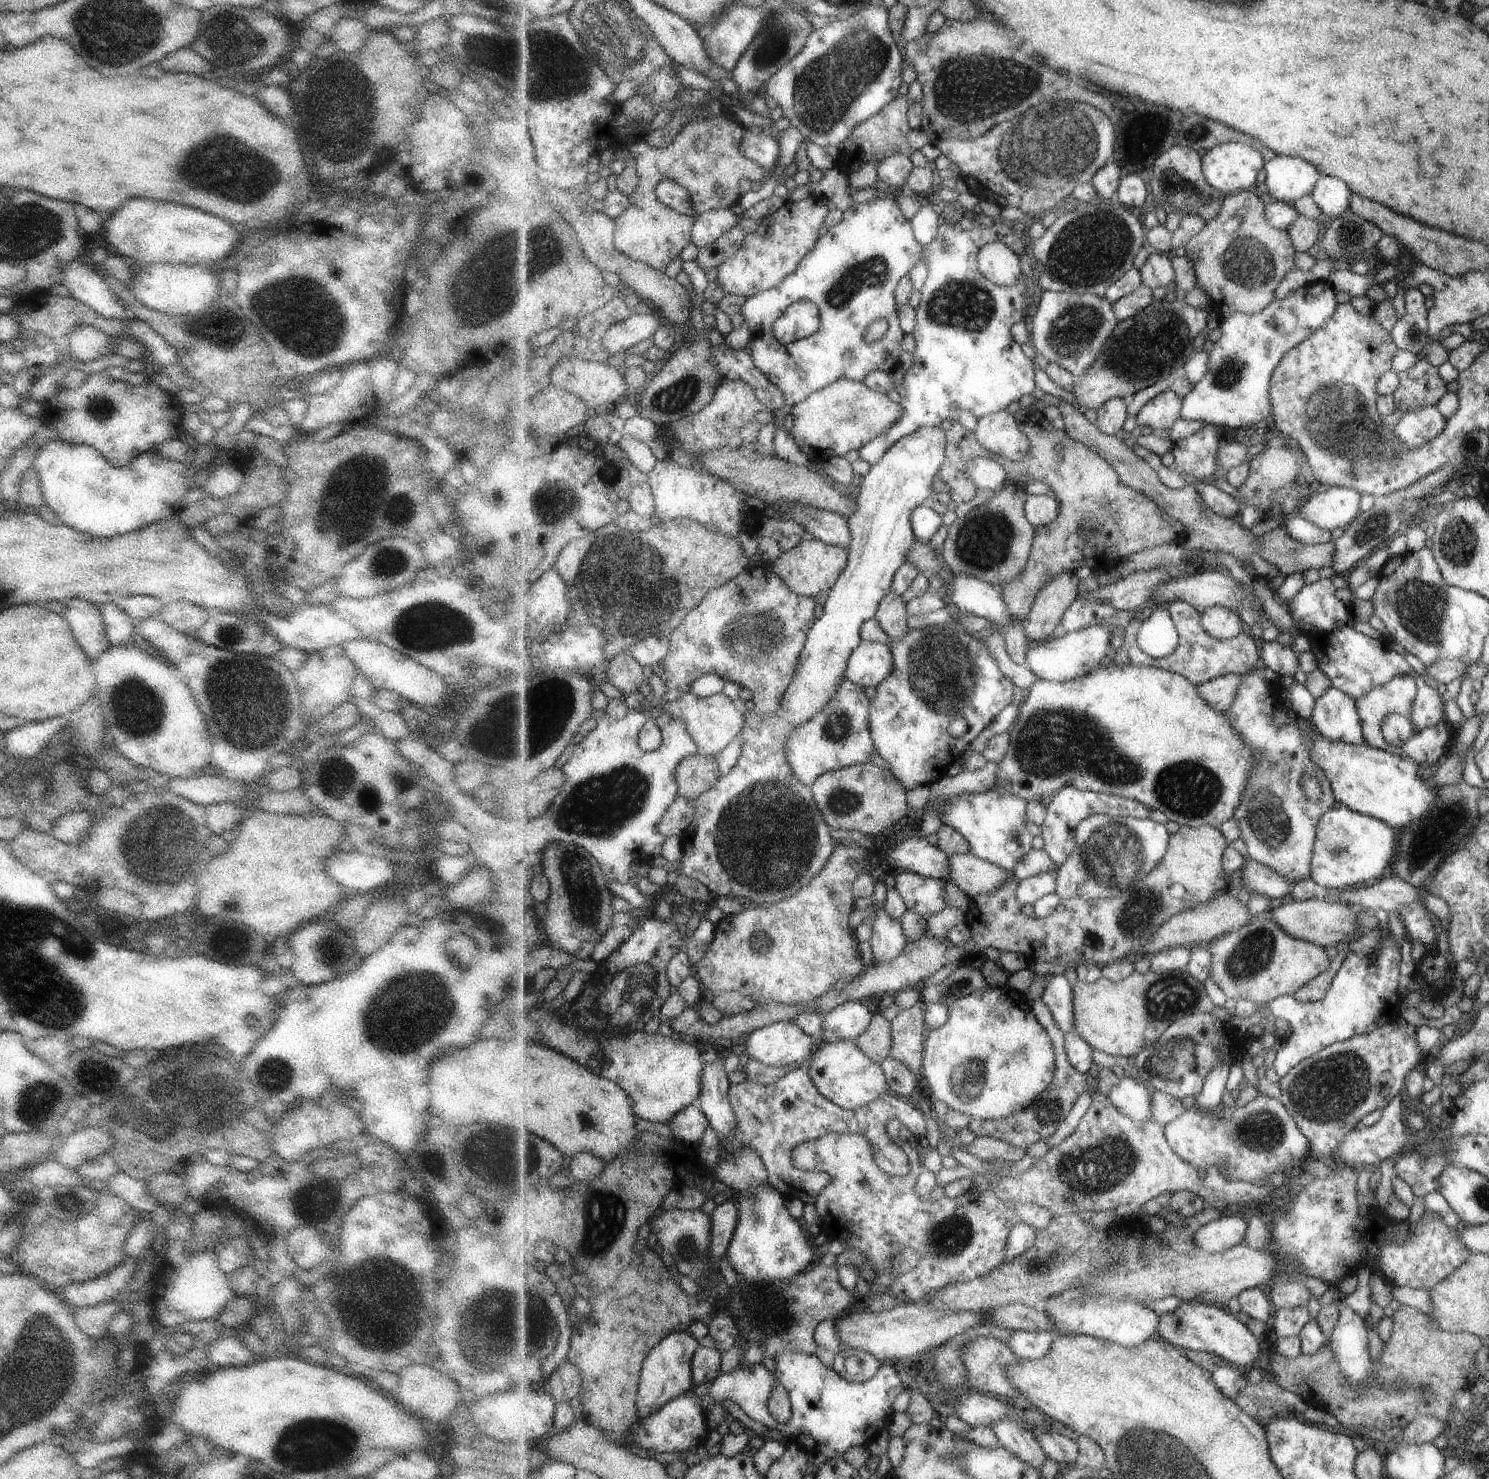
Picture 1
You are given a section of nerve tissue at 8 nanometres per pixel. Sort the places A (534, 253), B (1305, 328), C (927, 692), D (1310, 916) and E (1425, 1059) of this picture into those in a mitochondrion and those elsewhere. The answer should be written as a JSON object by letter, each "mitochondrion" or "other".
{"A":"mitochondrion","B":"other","C":"mitochondrion","D":"other","E":"other"}

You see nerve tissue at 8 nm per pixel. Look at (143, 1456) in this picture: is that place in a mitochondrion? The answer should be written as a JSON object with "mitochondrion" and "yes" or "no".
{"mitochondrion":"no"}

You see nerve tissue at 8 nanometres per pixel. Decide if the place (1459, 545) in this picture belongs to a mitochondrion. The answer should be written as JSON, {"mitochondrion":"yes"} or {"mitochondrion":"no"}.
{"mitochondrion":"yes"}

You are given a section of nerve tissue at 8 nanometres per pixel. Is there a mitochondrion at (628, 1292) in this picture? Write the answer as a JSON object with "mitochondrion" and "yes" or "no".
{"mitochondrion":"no"}

